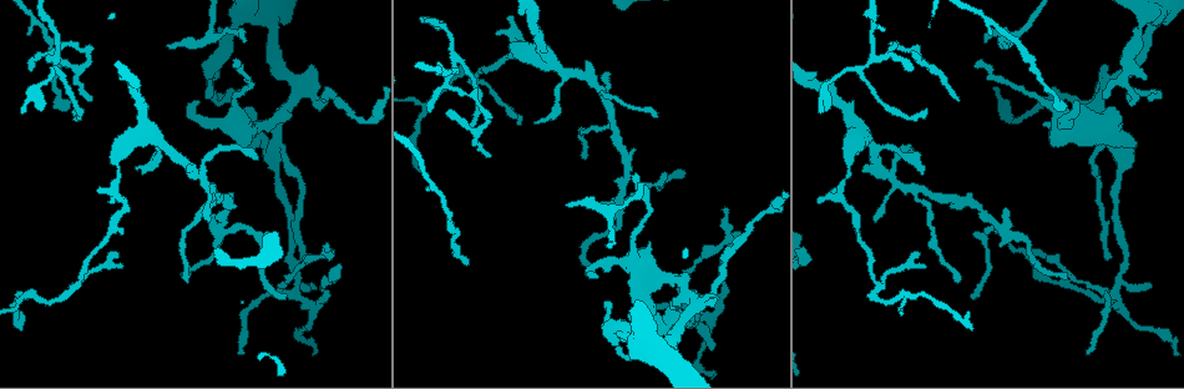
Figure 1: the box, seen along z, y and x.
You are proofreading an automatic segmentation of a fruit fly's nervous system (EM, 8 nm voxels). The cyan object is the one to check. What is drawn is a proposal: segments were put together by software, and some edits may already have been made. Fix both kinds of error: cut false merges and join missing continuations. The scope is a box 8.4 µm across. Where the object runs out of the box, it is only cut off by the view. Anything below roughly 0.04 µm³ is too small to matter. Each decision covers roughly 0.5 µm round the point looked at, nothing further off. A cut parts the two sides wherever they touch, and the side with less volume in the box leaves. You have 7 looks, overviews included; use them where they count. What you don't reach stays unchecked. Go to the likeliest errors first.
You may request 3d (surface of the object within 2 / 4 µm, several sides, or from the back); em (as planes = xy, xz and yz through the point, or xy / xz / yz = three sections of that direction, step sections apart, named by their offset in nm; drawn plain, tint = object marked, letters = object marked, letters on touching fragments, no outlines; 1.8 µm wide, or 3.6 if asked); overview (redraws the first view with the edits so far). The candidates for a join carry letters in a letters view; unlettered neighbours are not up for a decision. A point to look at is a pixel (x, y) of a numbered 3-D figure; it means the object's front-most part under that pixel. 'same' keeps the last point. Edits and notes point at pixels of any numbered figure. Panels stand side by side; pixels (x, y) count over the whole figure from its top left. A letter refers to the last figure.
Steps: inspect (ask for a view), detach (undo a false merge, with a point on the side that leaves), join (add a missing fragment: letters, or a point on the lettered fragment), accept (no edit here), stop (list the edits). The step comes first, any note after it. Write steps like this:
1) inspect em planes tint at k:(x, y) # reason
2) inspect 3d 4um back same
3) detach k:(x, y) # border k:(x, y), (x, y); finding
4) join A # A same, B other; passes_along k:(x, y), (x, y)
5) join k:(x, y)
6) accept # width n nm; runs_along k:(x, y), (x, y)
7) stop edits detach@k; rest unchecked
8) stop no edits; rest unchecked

inspect 3d 2um at 1:(275, 147) # touches itself

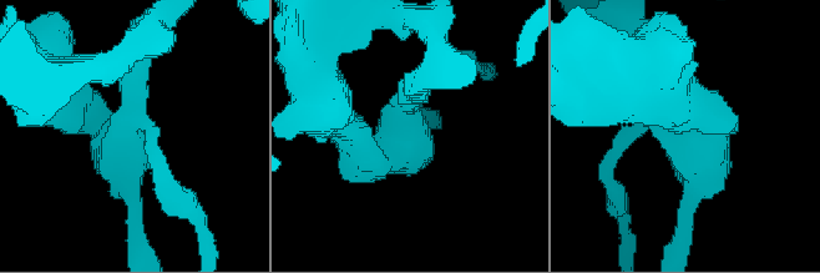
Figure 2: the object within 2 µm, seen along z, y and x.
inspect em xy step 8 tint at 2:(663, 130)

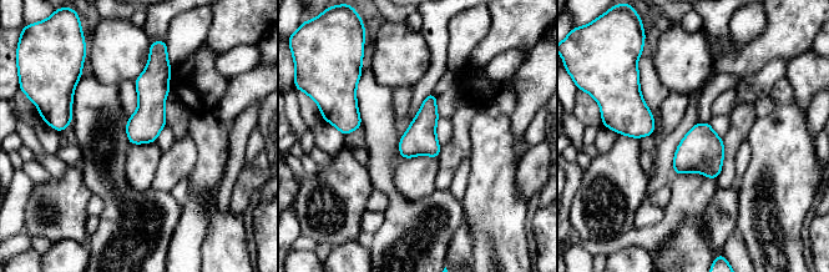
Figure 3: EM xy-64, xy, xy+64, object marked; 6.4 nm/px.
inspect em planes letters same # another direction

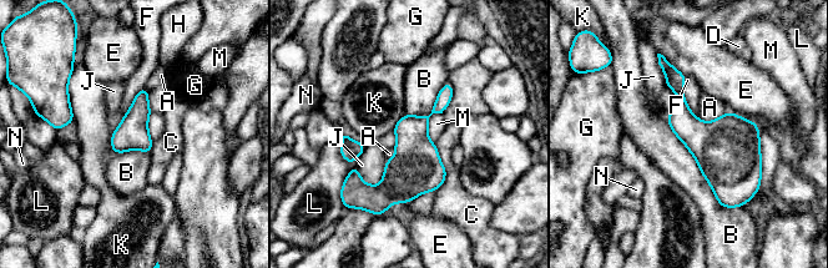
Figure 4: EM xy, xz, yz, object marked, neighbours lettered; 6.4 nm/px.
accept # width 200 nm; longest_contact B 700 nm; A other, B other, C other, D other, E other, F other, G other, H other, J other, K other, L other, M other, N other; all the same cell

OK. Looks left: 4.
inspect em xz step 8 plain at 1:(519, 125)

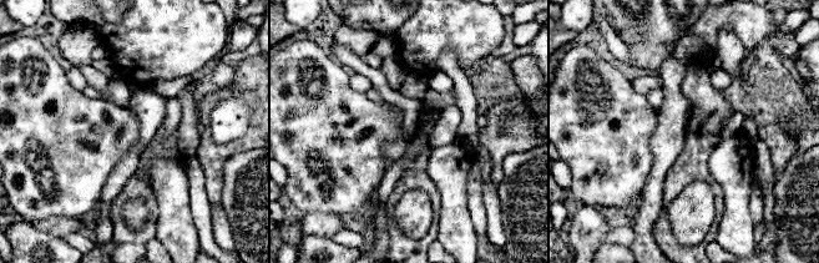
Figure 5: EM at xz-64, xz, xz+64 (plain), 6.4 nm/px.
inspect em xz step 8 letters same # what lies round it

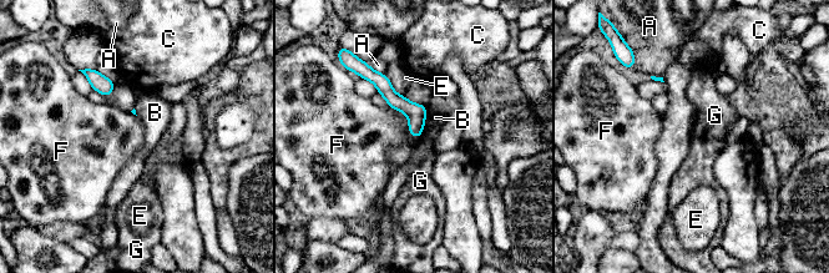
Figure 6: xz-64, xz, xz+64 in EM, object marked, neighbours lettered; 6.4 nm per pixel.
accept # A other, B other, C other, E other, F other, G other; border 6:(407, 116), (409, 134), (418, 138); none of them fits

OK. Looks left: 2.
stop no edits; rest unchecked

